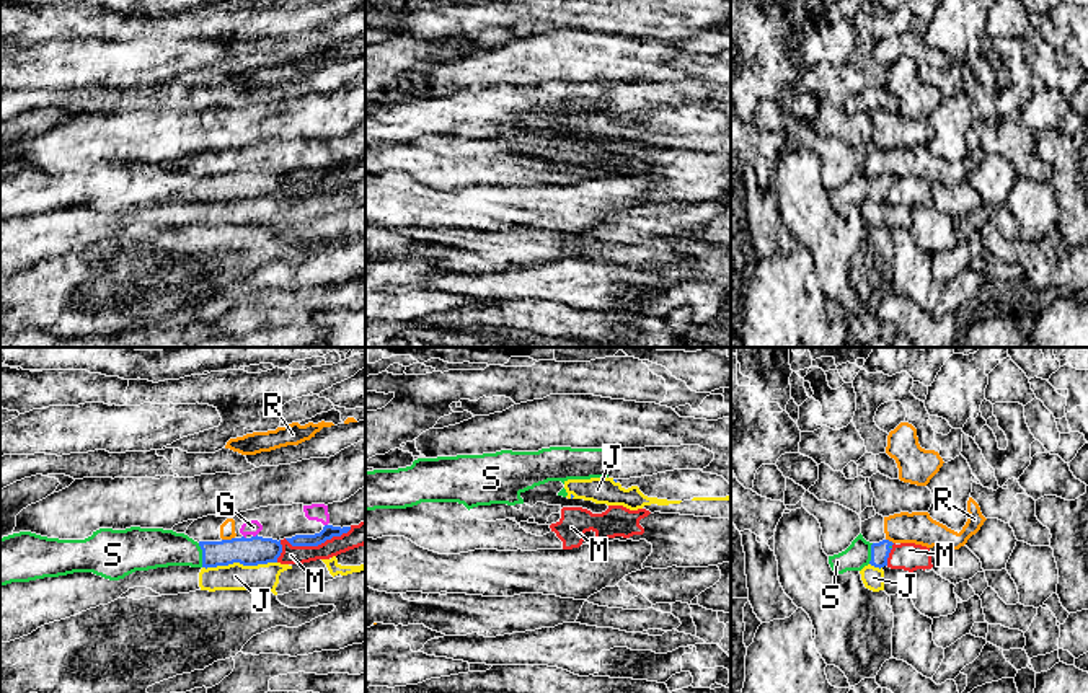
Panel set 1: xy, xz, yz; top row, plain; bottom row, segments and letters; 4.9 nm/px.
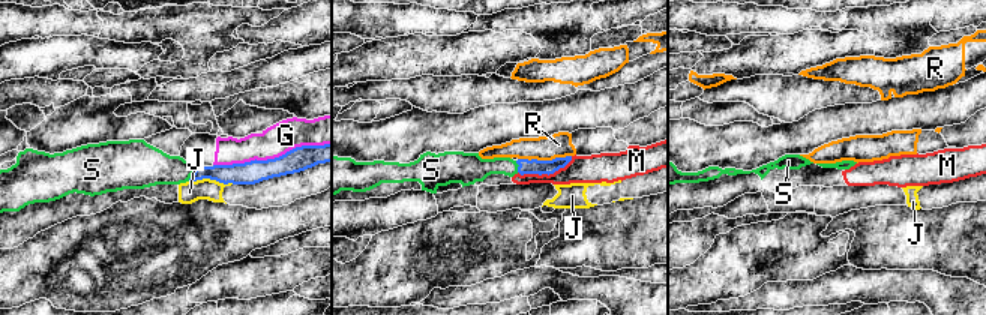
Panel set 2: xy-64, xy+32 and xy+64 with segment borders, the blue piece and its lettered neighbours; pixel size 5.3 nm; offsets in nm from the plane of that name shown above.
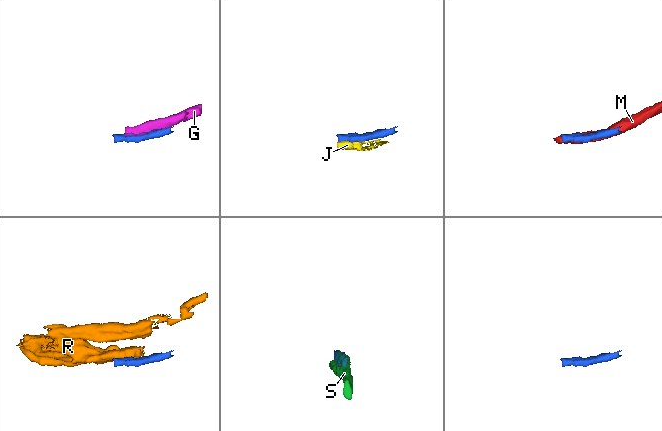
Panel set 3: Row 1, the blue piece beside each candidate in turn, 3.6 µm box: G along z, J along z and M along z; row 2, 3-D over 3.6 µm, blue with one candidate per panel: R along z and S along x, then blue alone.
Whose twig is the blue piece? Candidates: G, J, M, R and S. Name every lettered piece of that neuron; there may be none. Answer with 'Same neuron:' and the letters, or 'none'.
Same neuron: S

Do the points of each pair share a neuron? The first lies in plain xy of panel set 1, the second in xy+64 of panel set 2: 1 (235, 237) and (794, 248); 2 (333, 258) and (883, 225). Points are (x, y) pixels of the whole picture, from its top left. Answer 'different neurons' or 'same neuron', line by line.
1: same neuron
2: same neuron

